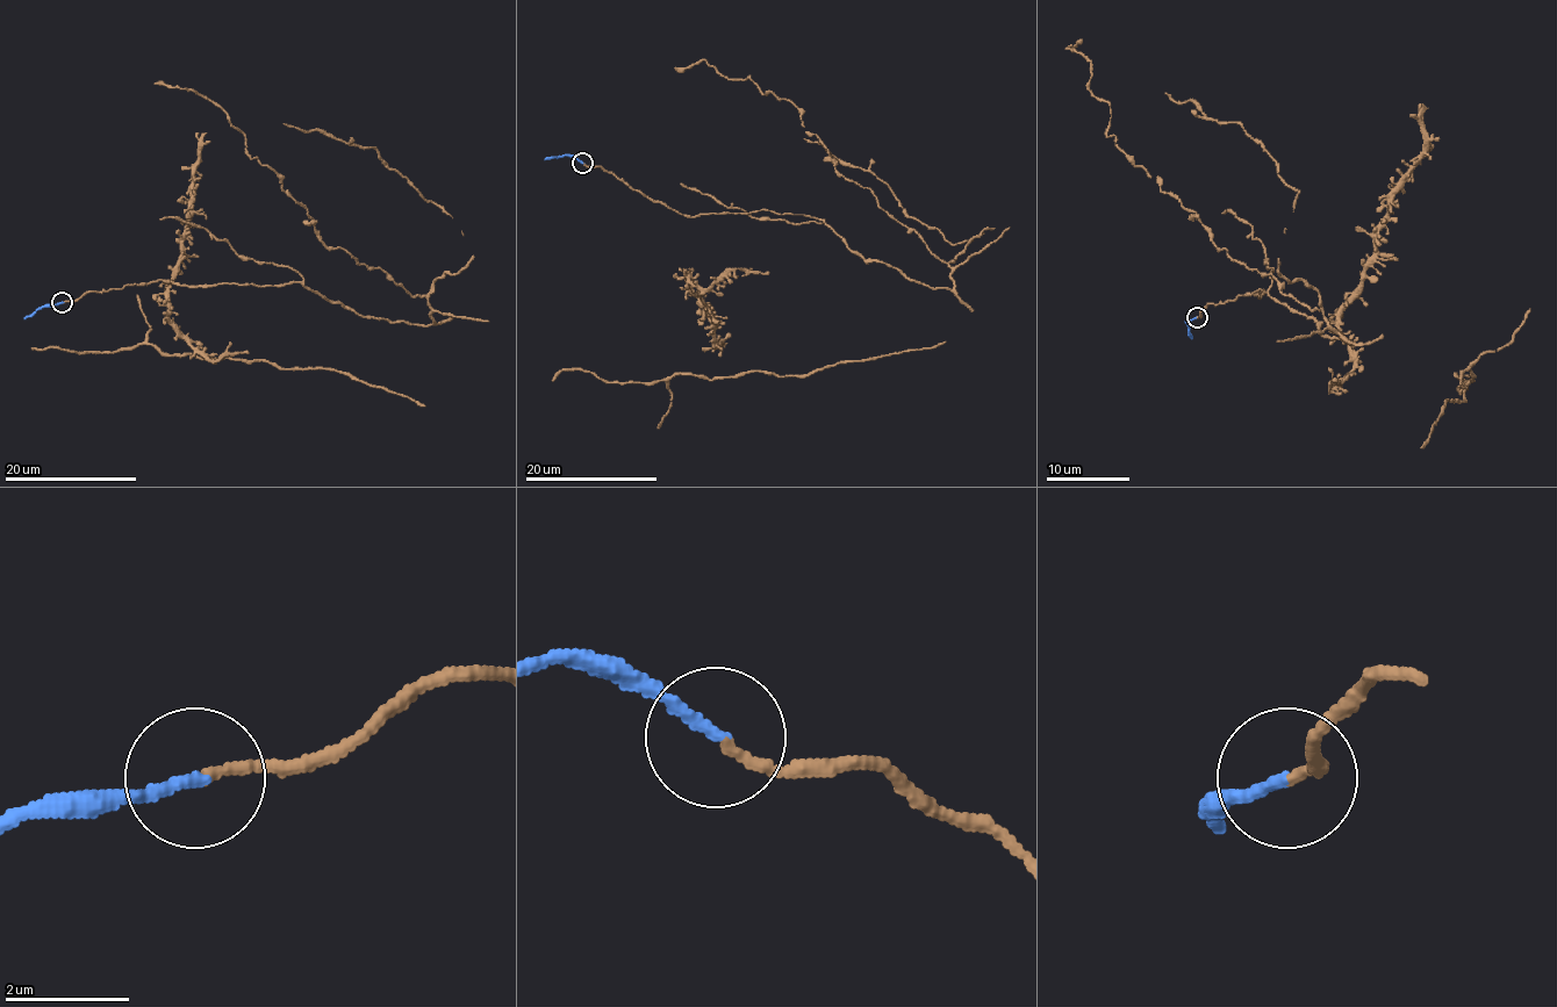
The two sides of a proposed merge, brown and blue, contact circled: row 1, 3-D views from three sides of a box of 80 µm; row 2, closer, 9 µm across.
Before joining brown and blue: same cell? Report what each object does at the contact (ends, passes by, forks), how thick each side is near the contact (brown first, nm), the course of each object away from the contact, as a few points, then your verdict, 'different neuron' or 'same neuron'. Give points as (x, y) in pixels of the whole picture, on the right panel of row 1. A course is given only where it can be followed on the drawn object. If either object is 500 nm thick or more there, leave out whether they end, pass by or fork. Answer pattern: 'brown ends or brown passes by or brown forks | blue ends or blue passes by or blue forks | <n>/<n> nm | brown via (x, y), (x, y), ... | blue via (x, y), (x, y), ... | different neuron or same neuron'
brown ends | blue ends | 160/200 nm | brown via (1196, 319), (1261, 289), (1354, 346), (1219, 249), (1117, 146), (1091, 65), (1067, 48), (1077, 42) | blue via (1196, 317), (1188, 321), (1191, 338) | same neuron

